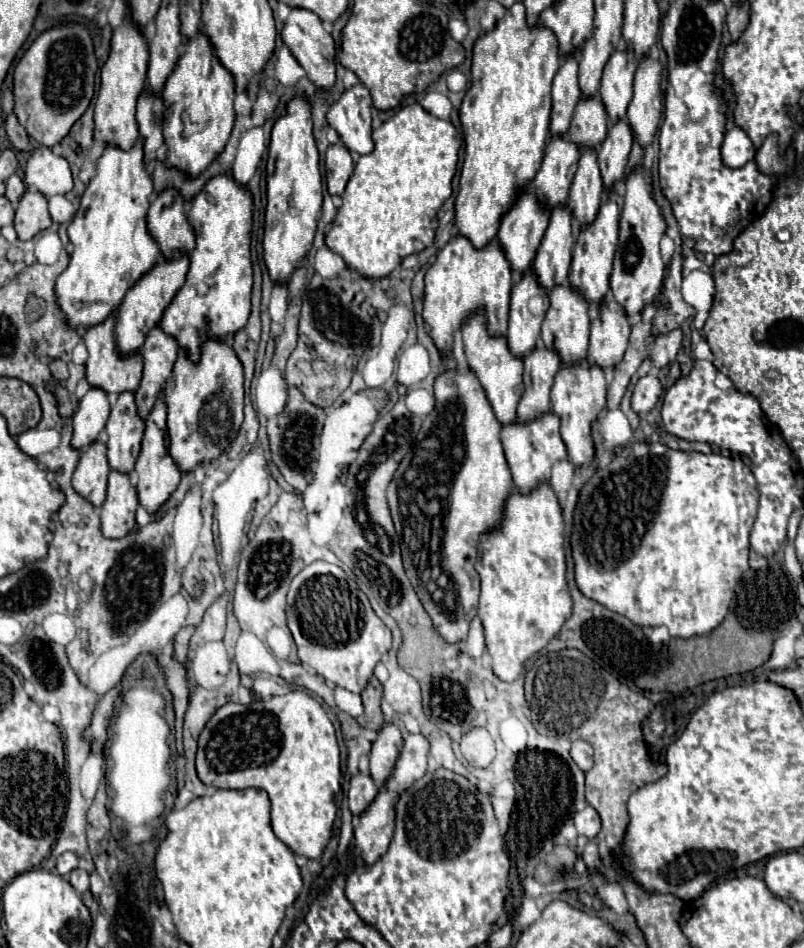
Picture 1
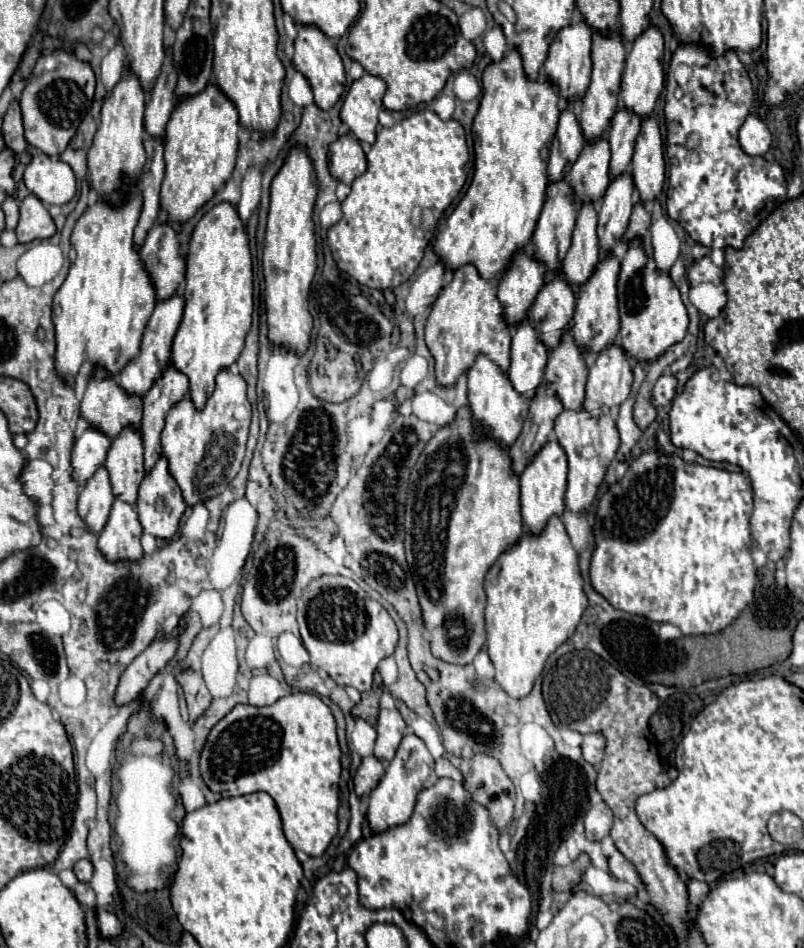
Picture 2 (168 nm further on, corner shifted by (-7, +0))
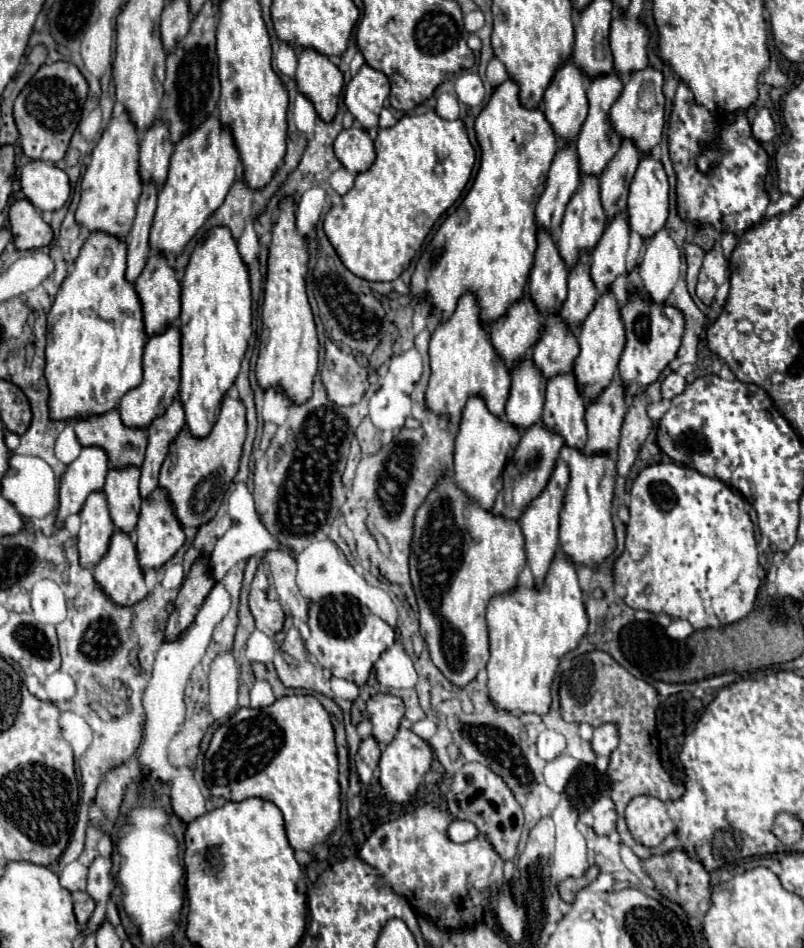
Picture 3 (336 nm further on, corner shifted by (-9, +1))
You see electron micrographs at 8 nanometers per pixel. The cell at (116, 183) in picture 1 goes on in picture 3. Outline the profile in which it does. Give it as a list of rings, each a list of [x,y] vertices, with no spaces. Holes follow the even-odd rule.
[[[94,231],[86,237],[72,273],[64,279],[56,301],[48,313],[48,343],[46,343],[46,381],[50,387],[52,419],[80,419],[96,413],[106,413],[118,407],[122,395],[136,387],[142,379],[142,351],[148,339],[144,331],[142,303],[134,283],[126,279],[126,241],[104,231]]]

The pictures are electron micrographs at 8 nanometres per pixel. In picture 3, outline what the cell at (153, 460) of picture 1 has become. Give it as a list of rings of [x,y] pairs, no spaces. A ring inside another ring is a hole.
[[[158,487],[156,491],[152,491],[152,495],[148,499],[142,501],[142,509],[140,509],[138,541],[136,541],[140,567],[142,569],[162,567],[184,545],[184,541],[186,541],[186,535],[184,535],[184,529],[180,527],[180,521],[176,519],[174,511],[172,511],[172,501],[168,499],[168,493]]]

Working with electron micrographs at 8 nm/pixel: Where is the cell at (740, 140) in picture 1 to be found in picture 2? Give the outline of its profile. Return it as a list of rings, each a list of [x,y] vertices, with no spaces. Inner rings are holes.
[[[750,114],[742,128],[740,128],[740,146],[746,154],[750,156],[762,156],[768,152],[770,142],[772,142],[772,134],[768,130],[768,126],[754,114]]]

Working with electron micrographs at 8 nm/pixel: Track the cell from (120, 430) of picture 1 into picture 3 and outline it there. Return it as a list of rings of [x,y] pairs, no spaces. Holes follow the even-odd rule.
[[[110,467],[104,483],[104,493],[108,497],[110,517],[114,525],[126,533],[136,527],[140,513],[140,493],[138,493],[138,467]]]

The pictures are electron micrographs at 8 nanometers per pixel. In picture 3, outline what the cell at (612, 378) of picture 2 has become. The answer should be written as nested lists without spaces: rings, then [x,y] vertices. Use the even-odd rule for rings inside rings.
[[[616,373],[612,383],[586,407],[586,453],[616,453],[626,409],[626,389]]]

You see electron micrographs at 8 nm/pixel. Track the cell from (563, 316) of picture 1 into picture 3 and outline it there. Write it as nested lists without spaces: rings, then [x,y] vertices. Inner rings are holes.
[[[560,373],[548,379],[542,423],[558,431],[564,443],[576,449],[584,449],[586,445],[584,407],[586,401],[578,391],[574,373]]]

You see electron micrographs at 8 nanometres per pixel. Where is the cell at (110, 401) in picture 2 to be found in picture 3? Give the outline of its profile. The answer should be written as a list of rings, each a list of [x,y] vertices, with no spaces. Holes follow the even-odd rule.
[[[118,409],[106,411],[104,415],[90,415],[78,419],[74,431],[82,445],[98,445],[108,453],[114,467],[136,465],[140,467],[146,451],[146,429],[128,427],[122,423]]]

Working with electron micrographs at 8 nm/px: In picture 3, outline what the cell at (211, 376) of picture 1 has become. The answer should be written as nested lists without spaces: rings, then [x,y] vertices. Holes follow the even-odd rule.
[[[224,395],[218,421],[204,439],[194,437],[188,431],[188,427],[184,427],[180,435],[172,441],[172,447],[168,449],[168,459],[164,461],[164,467],[160,471],[160,487],[168,491],[182,527],[198,529],[216,515],[224,493],[228,491],[232,479],[238,473],[244,439],[246,439],[246,407],[240,399]]]

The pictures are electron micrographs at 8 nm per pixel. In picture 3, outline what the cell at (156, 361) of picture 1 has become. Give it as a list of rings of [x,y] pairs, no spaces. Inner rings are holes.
[[[174,397],[174,401],[164,411],[164,415],[156,417],[148,425],[148,449],[140,477],[142,497],[148,497],[158,487],[158,473],[166,459],[168,445],[182,427],[184,427],[184,407],[180,407],[180,397]]]

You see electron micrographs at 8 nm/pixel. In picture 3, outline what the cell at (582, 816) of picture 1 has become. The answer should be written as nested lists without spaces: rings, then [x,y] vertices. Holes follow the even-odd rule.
[[[602,795],[592,807],[590,813],[594,815],[594,833],[596,835],[610,835],[616,829],[616,809],[608,795]]]

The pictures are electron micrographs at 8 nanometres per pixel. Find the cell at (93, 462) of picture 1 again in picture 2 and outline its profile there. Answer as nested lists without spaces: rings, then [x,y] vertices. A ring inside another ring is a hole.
[[[98,468],[98,472],[86,482],[78,496],[78,516],[84,520],[86,528],[92,534],[100,534],[110,508],[114,502],[114,494],[110,492],[110,478],[106,468]]]

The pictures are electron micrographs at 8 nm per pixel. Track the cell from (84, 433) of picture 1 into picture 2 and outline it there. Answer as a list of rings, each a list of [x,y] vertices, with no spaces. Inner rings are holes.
[[[86,428],[86,432],[74,442],[72,448],[72,476],[78,486],[84,486],[92,474],[104,466],[106,452],[110,448],[110,438],[106,438],[96,428]]]

